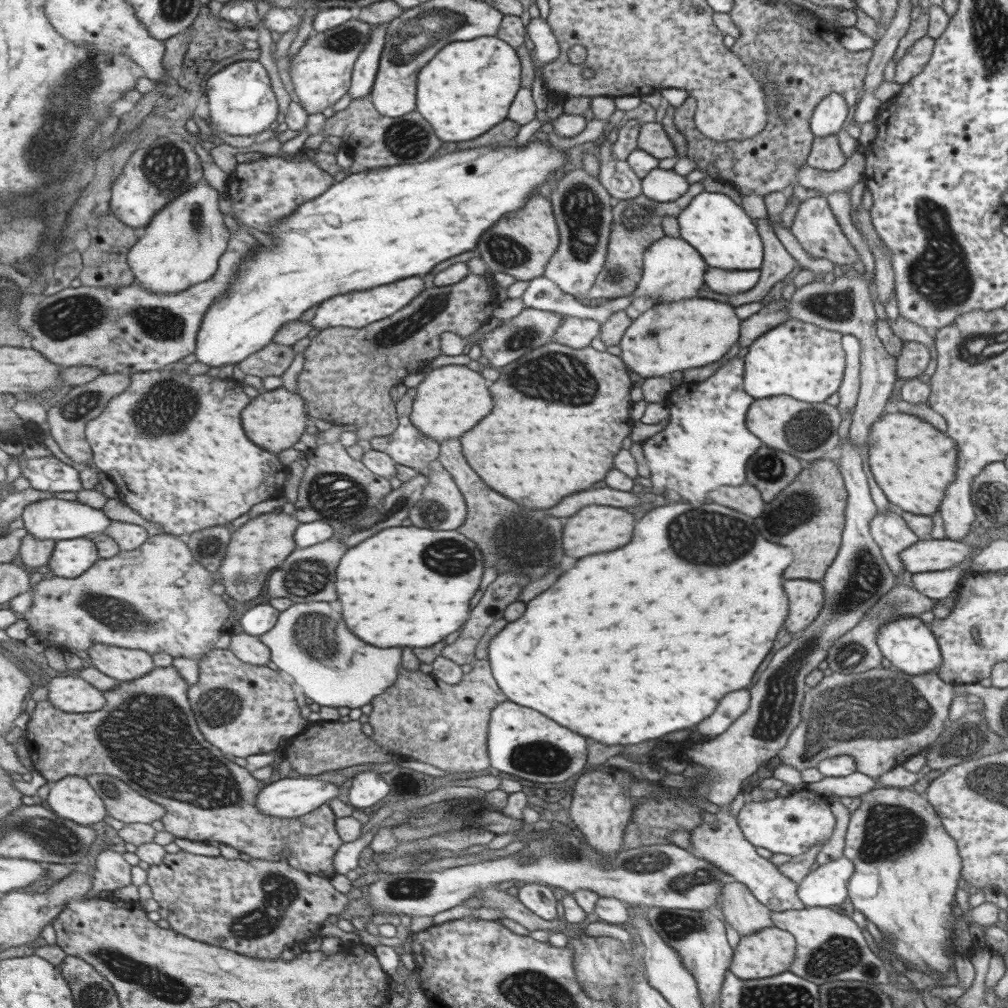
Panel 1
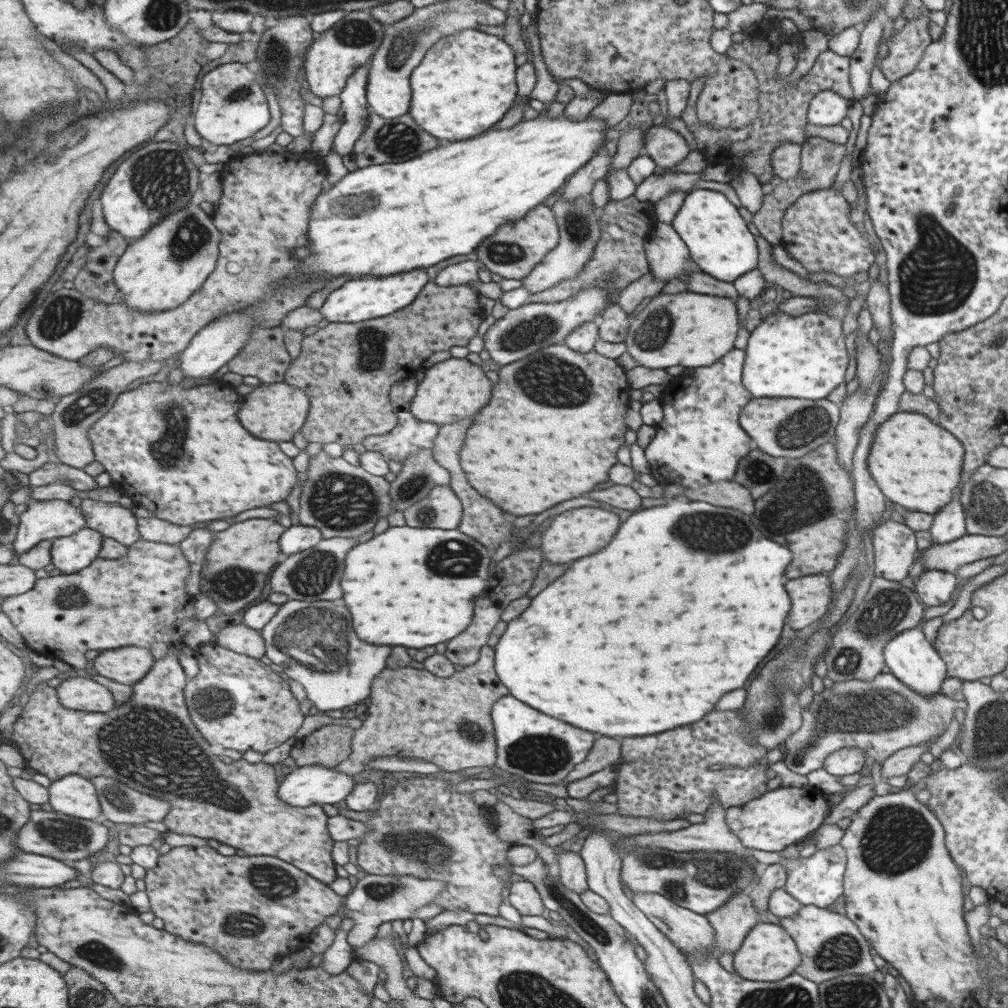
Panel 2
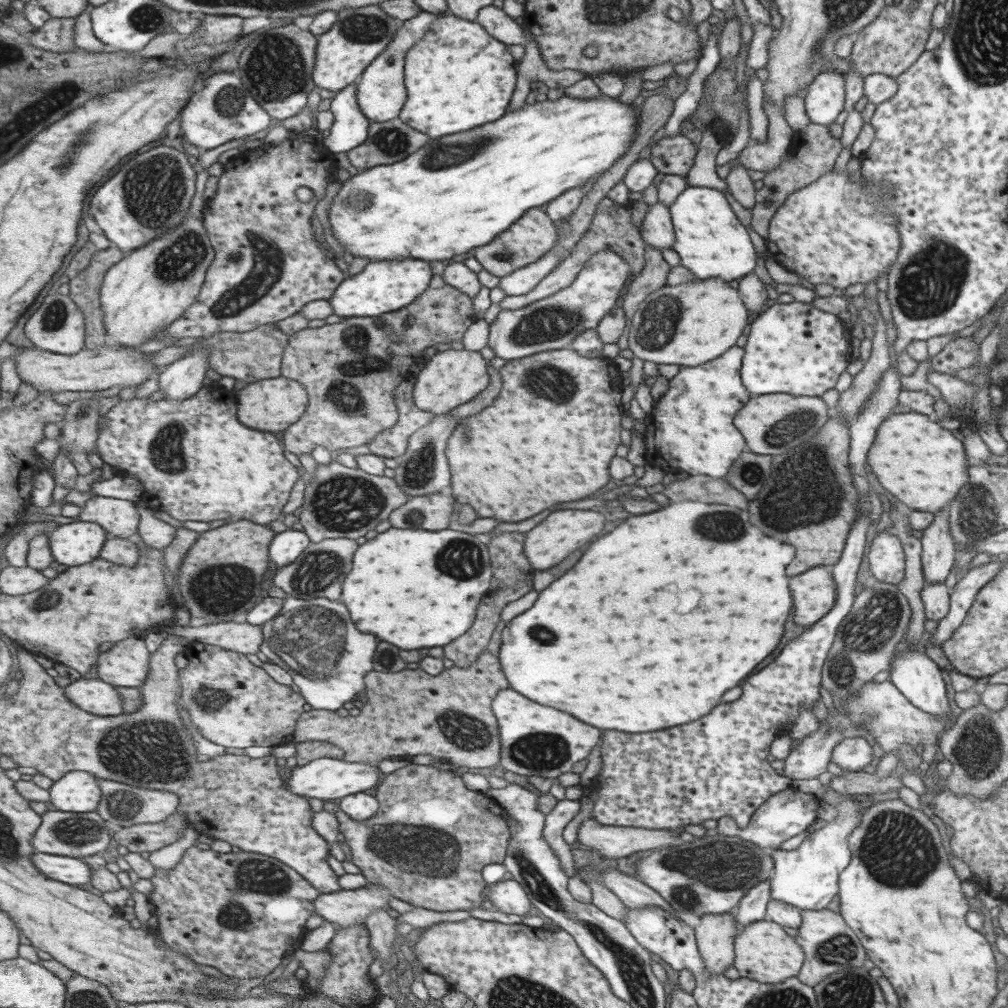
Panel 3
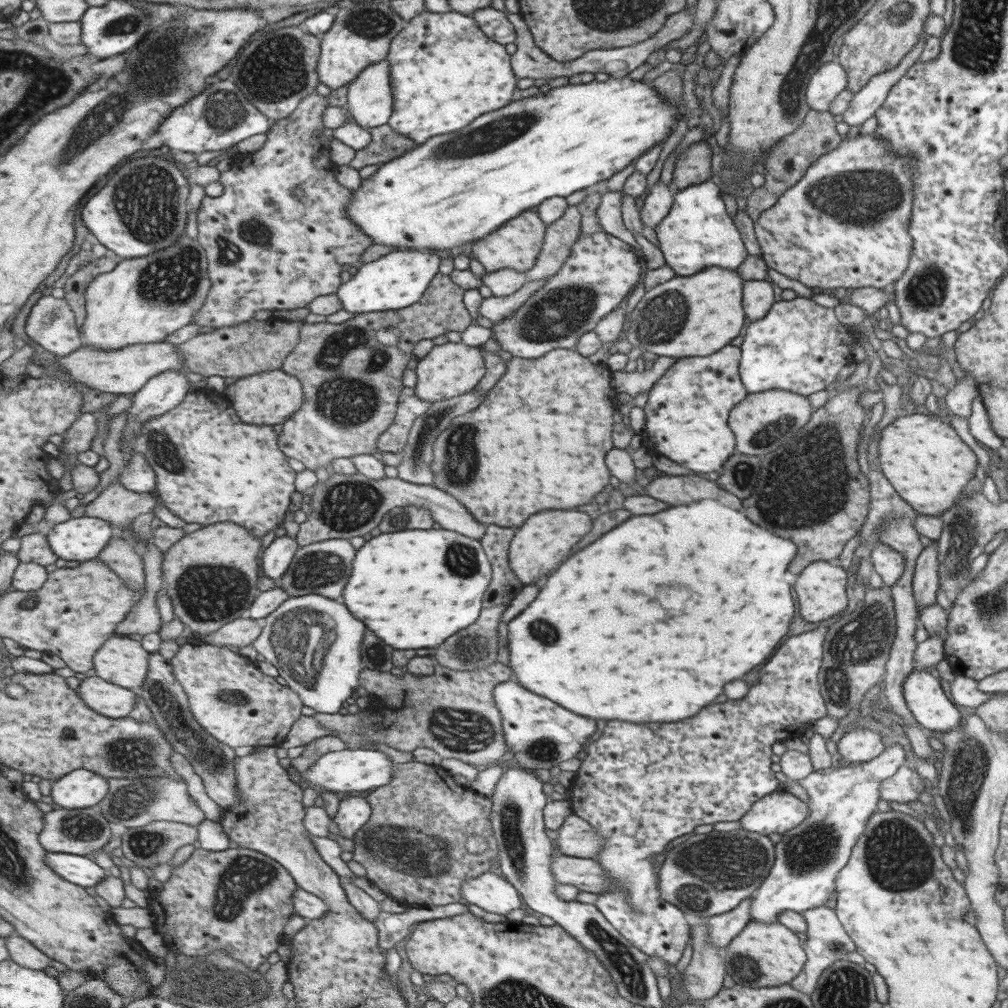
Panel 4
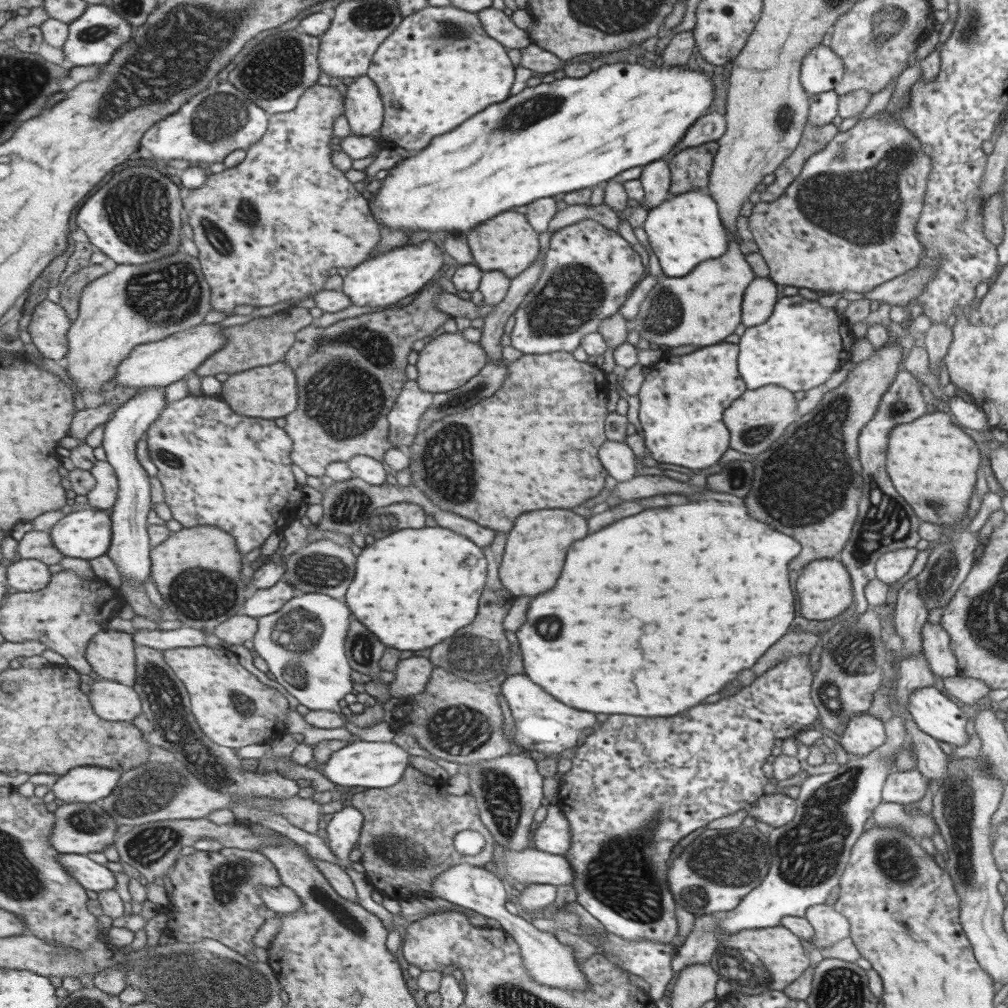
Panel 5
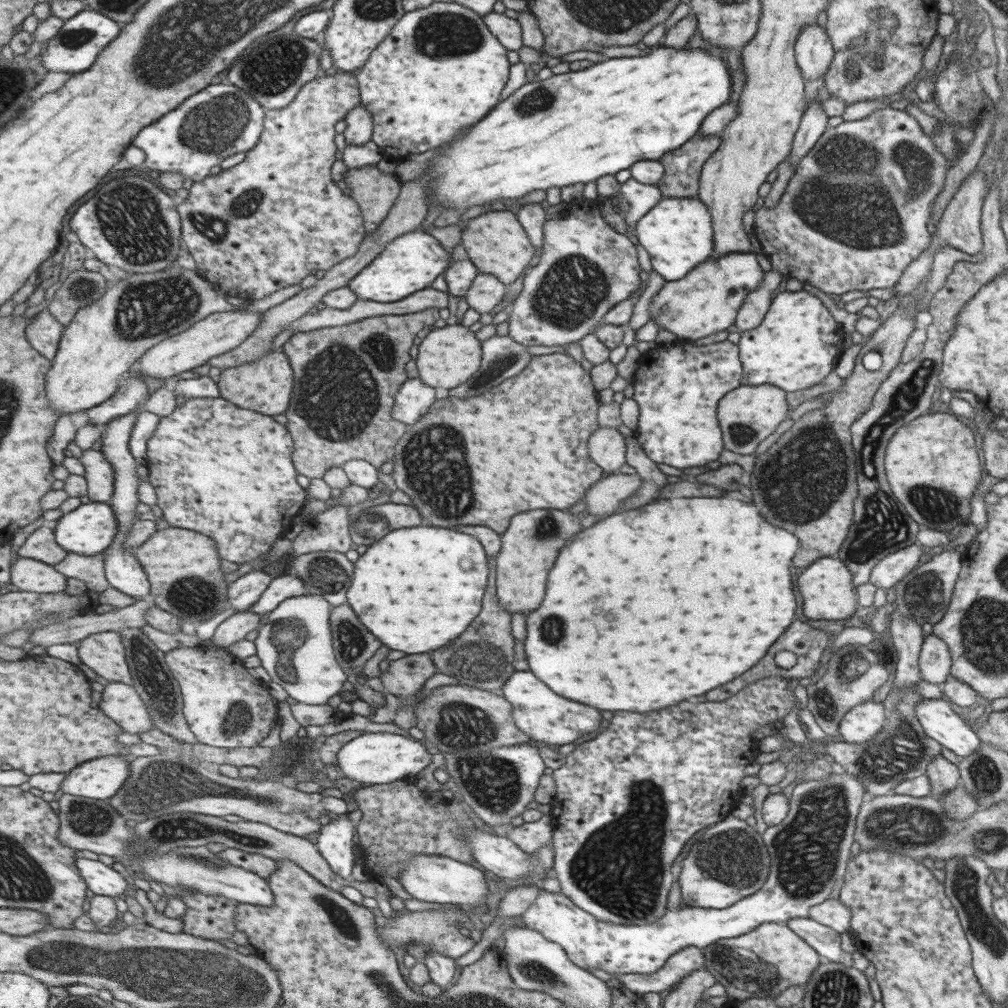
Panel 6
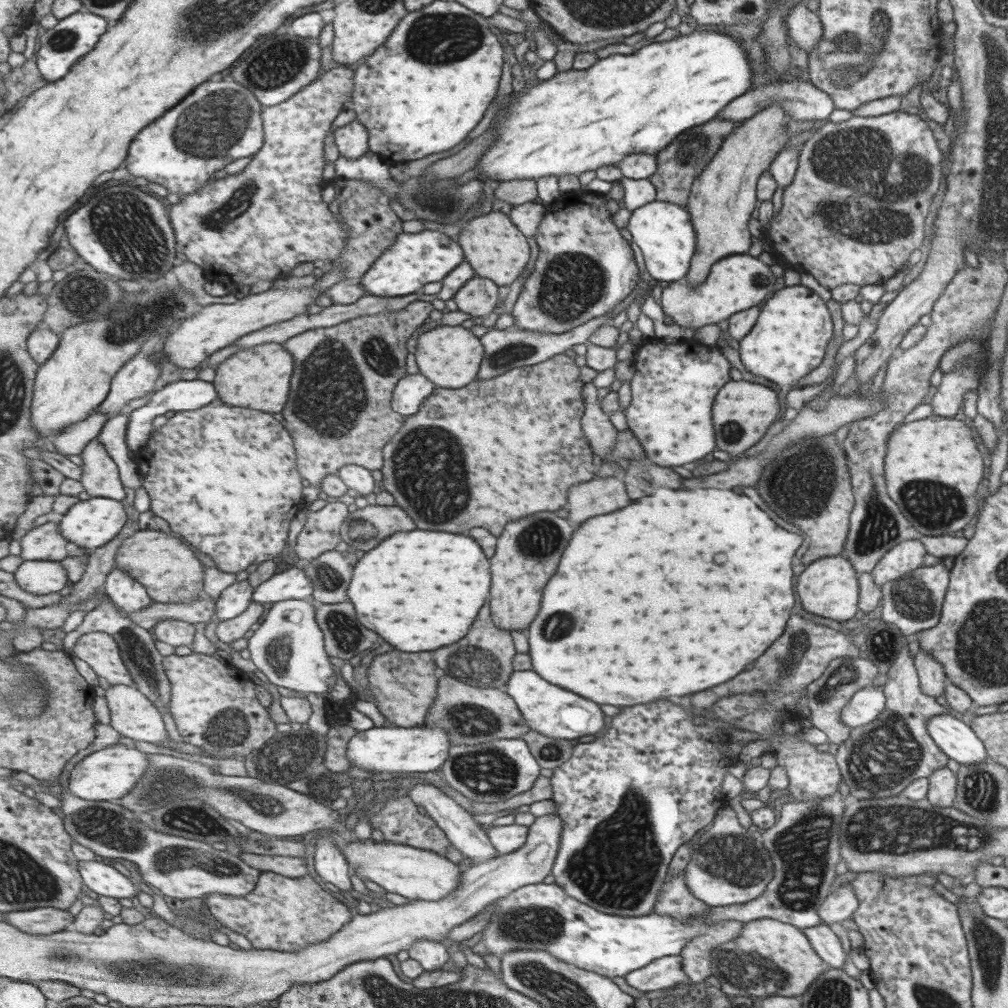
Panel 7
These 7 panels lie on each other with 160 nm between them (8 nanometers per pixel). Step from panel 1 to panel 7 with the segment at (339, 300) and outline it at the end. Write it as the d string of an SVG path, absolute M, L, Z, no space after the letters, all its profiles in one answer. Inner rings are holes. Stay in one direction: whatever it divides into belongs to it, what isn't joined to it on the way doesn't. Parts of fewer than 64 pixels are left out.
M424 230L406 233L401 231L394 243L385 249L371 268L358 280L371 295L393 297L405 296L421 291L427 282L439 282L446 278L453 268L463 260L461 248L449 240L441 230Z

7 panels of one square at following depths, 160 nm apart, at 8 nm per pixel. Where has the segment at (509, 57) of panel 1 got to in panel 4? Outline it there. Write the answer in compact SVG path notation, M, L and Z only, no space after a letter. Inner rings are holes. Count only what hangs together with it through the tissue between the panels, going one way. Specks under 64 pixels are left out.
M424 11L392 39L386 55L392 111L388 125L417 145L431 136L455 132L477 116L511 102L515 76L509 54L484 35L472 16Z

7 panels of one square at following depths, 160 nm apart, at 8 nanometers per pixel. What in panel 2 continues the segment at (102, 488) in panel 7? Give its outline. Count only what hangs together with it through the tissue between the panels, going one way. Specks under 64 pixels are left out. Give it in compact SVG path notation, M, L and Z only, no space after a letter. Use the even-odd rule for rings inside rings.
M85 499L81 508L87 519L87 527L101 532L104 537L118 540L127 547L142 539L138 517L123 504Z

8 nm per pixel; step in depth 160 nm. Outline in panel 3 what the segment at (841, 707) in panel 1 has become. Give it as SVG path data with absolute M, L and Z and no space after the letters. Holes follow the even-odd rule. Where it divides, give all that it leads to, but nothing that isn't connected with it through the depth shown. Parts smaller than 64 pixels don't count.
M871 680L865 683L858 690L858 694L855 693L844 707L847 714L836 713L825 717L823 722L819 722L819 727L815 731L795 741L791 752L783 759L783 767L780 769L785 776L791 780L816 778L821 772L826 771L832 751L838 743L841 743L844 738L864 737L866 732L874 738L874 742L877 742L884 753L895 752L901 744L909 744L912 747L922 744L923 760L932 760L935 748L940 743L941 733L951 725L949 719L940 719L912 706L896 685L888 680L882 682Z

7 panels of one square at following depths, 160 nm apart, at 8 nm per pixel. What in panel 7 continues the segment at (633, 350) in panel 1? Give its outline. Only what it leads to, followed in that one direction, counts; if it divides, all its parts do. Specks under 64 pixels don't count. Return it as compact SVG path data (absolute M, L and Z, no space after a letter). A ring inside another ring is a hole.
M747 253L726 255L714 263L703 284L697 283L693 288L685 288L681 281L673 281L662 289L659 304L662 312L673 320L672 324L683 328L701 328L707 324L717 324L729 319L736 312L747 311L765 304L769 296L773 296L773 288L777 288L777 275L772 272L765 260Z

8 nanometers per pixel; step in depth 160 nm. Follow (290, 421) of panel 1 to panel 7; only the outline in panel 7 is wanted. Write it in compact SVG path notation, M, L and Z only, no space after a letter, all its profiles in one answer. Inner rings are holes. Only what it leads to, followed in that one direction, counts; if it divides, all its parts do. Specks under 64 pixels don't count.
M269 342L259 346L239 351L237 356L230 356L217 367L213 384L216 386L219 398L225 404L257 408L263 412L281 412L291 394L291 378L295 372L293 356L285 350L283 344Z

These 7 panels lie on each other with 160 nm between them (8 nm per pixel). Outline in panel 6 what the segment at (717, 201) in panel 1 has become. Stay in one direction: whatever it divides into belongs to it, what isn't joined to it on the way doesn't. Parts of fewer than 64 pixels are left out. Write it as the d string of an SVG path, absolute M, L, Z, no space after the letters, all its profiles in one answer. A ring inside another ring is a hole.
M696 197L661 198L635 224L634 235L651 256L651 266L665 281L679 280L713 248L712 216Z

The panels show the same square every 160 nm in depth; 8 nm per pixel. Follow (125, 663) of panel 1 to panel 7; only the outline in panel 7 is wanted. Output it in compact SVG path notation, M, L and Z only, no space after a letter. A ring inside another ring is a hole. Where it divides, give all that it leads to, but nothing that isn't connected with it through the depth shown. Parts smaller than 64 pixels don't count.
M90 632L76 642L73 655L85 661L92 670L111 685L135 686L134 678L122 657L122 650L108 632Z

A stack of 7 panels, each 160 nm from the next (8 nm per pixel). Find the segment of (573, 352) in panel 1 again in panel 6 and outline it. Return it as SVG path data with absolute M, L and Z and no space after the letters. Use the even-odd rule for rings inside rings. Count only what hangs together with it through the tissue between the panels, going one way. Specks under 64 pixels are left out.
M566 353L538 355L531 357L515 378L505 380L483 396L467 400L448 396L437 400L417 424L407 426L407 431L393 448L391 476L397 490L411 498L411 506L417 508L431 526L439 528L469 524L489 526L501 534L505 532L509 518L517 512L547 506L559 510L577 508L577 504L585 500L587 488L601 479L602 470L589 460L585 448L587 436L595 430L599 406L589 371L585 364L576 362Z

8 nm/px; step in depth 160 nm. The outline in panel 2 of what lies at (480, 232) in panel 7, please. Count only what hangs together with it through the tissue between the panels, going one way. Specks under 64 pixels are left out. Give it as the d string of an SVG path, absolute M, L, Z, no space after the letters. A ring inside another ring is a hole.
M539 204L528 211L523 218L503 224L495 234L477 248L477 262L488 271L503 279L521 280L525 278L537 263L558 243L558 229L552 209Z

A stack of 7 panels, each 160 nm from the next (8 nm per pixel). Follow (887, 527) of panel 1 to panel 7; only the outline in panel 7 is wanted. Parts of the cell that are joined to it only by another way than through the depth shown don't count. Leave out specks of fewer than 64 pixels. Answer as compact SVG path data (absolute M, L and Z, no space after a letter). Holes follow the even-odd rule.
M919 539L904 540L881 556L881 560L870 572L874 583L882 584L895 580L909 572L921 568L927 550Z

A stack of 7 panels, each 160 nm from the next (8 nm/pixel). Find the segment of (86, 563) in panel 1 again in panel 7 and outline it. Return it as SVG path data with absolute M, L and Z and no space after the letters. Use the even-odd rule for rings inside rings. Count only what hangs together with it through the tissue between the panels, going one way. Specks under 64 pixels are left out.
M91 497L71 507L71 510L62 518L60 531L67 540L78 547L94 551L96 548L105 547L107 543L111 543L123 530L125 524L127 524L127 512L119 500Z

